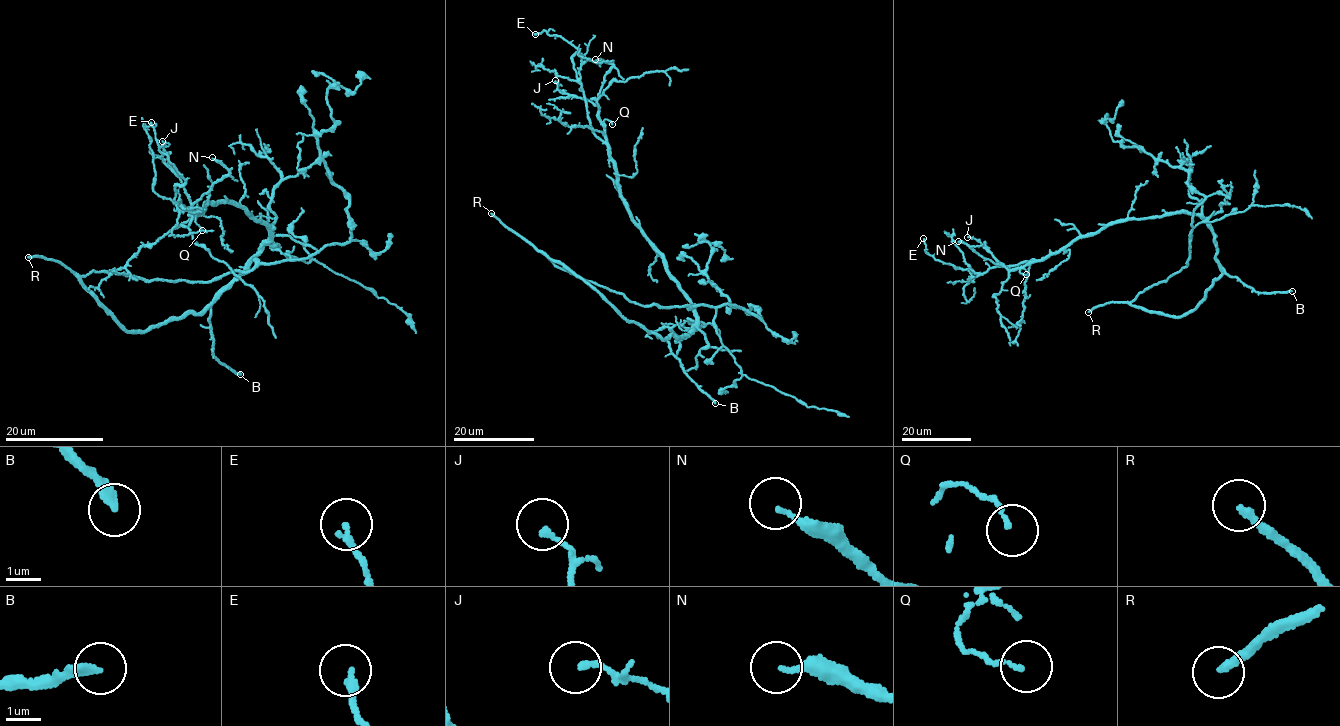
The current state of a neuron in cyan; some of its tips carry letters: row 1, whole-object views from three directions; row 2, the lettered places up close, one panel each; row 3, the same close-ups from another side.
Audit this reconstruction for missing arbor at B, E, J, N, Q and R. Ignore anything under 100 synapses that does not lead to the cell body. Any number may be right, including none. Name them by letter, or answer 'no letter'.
B, R

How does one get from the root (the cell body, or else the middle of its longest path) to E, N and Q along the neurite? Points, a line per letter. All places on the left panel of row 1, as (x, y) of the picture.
E: (126, 329), (142, 333), (197, 314), (271, 233), (226, 199), (196, 213), (175, 202), (185, 182), (151, 122)
N: (126, 329), (142, 333), (197, 314), (268, 241), (269, 226), (226, 199), (190, 214), (229, 173), (212, 157)
Q: (126, 329), (142, 333), (197, 314), (271, 233), (269, 226), (226, 199), (208, 202), (196, 212), (202, 230)

